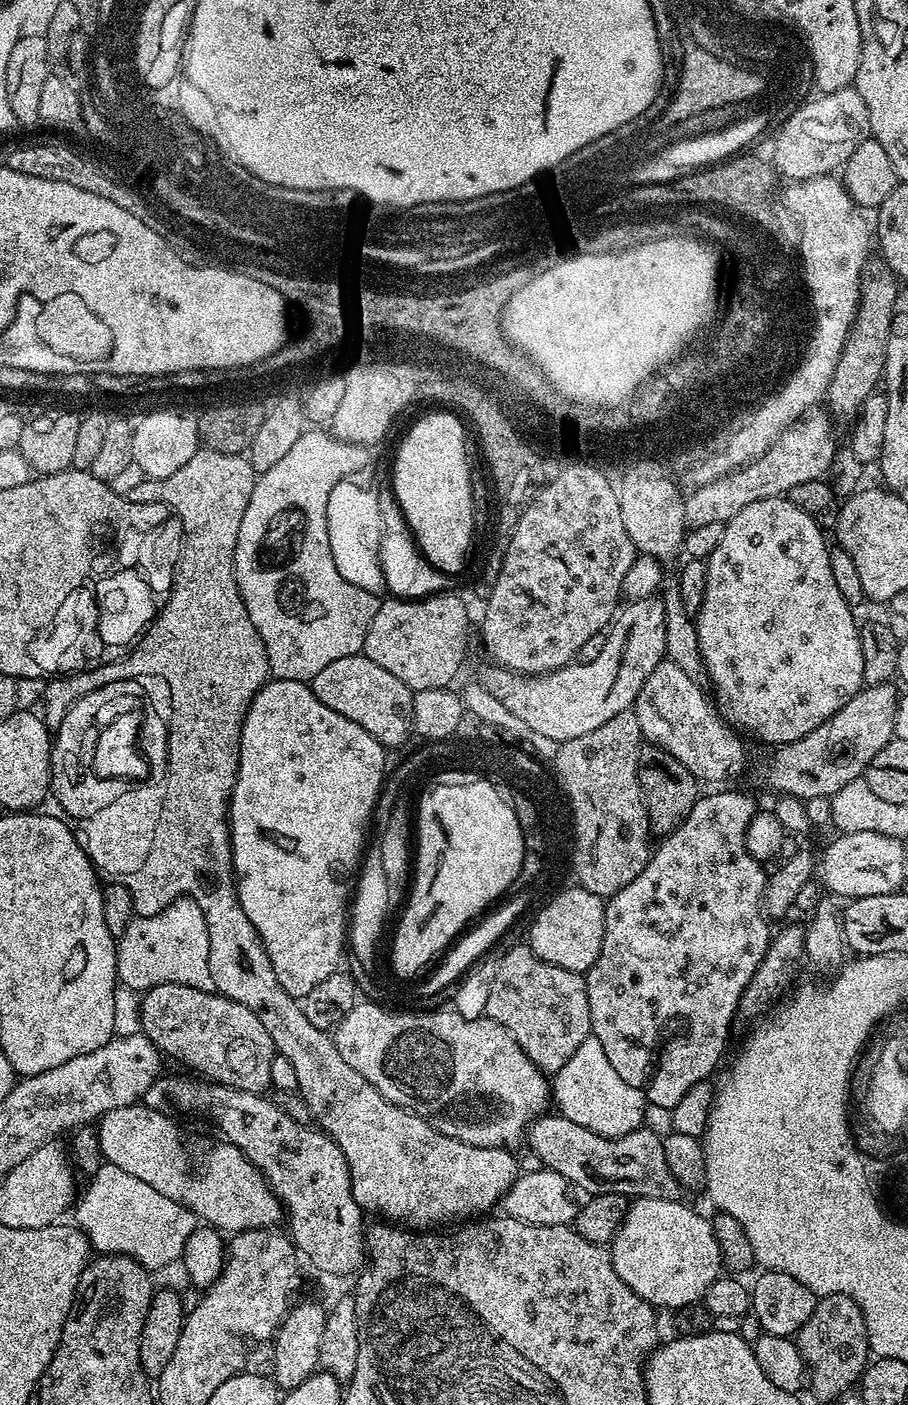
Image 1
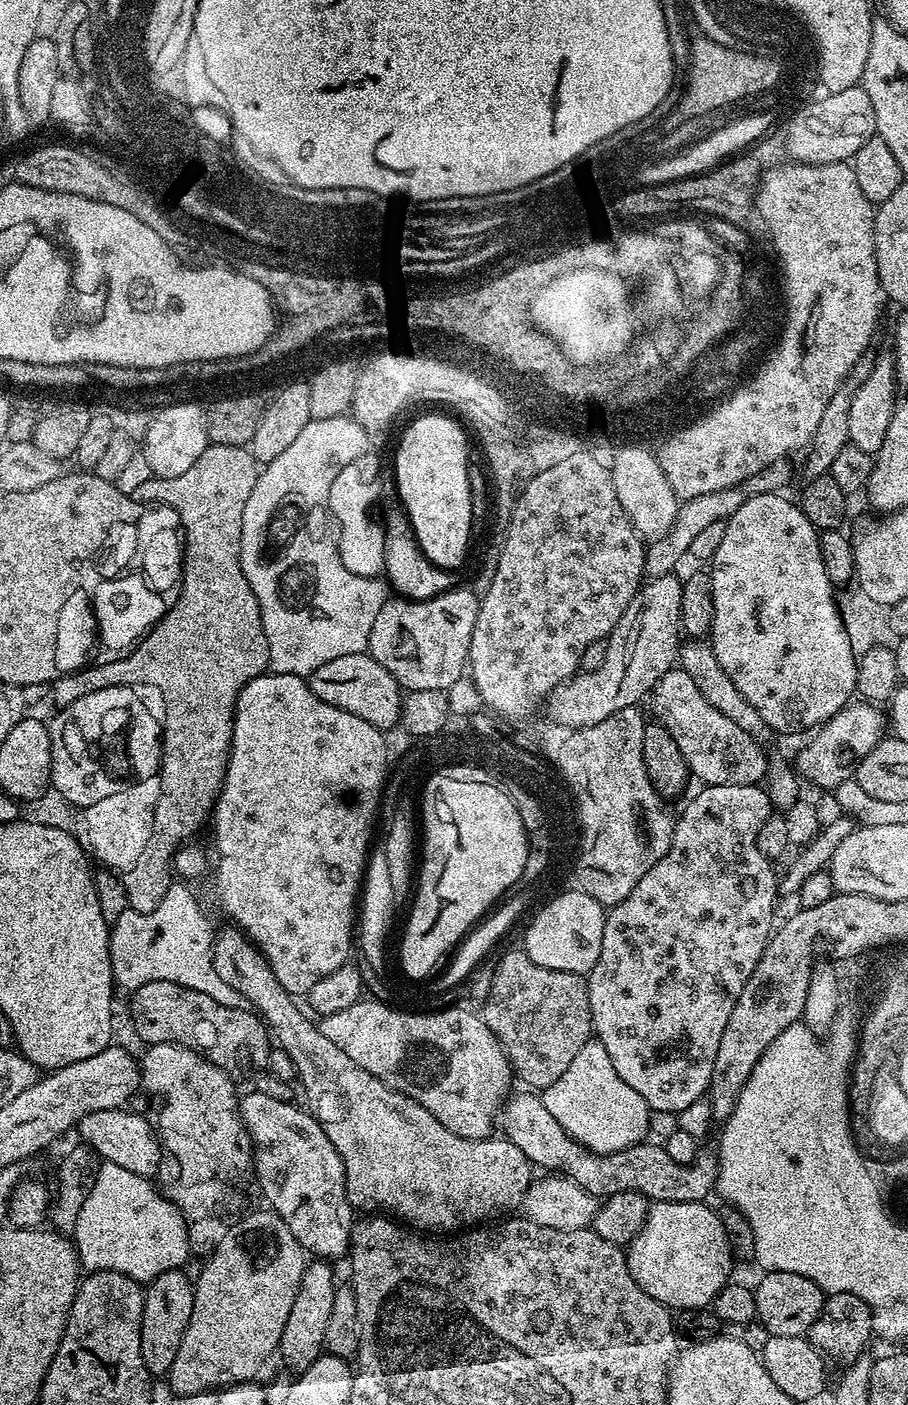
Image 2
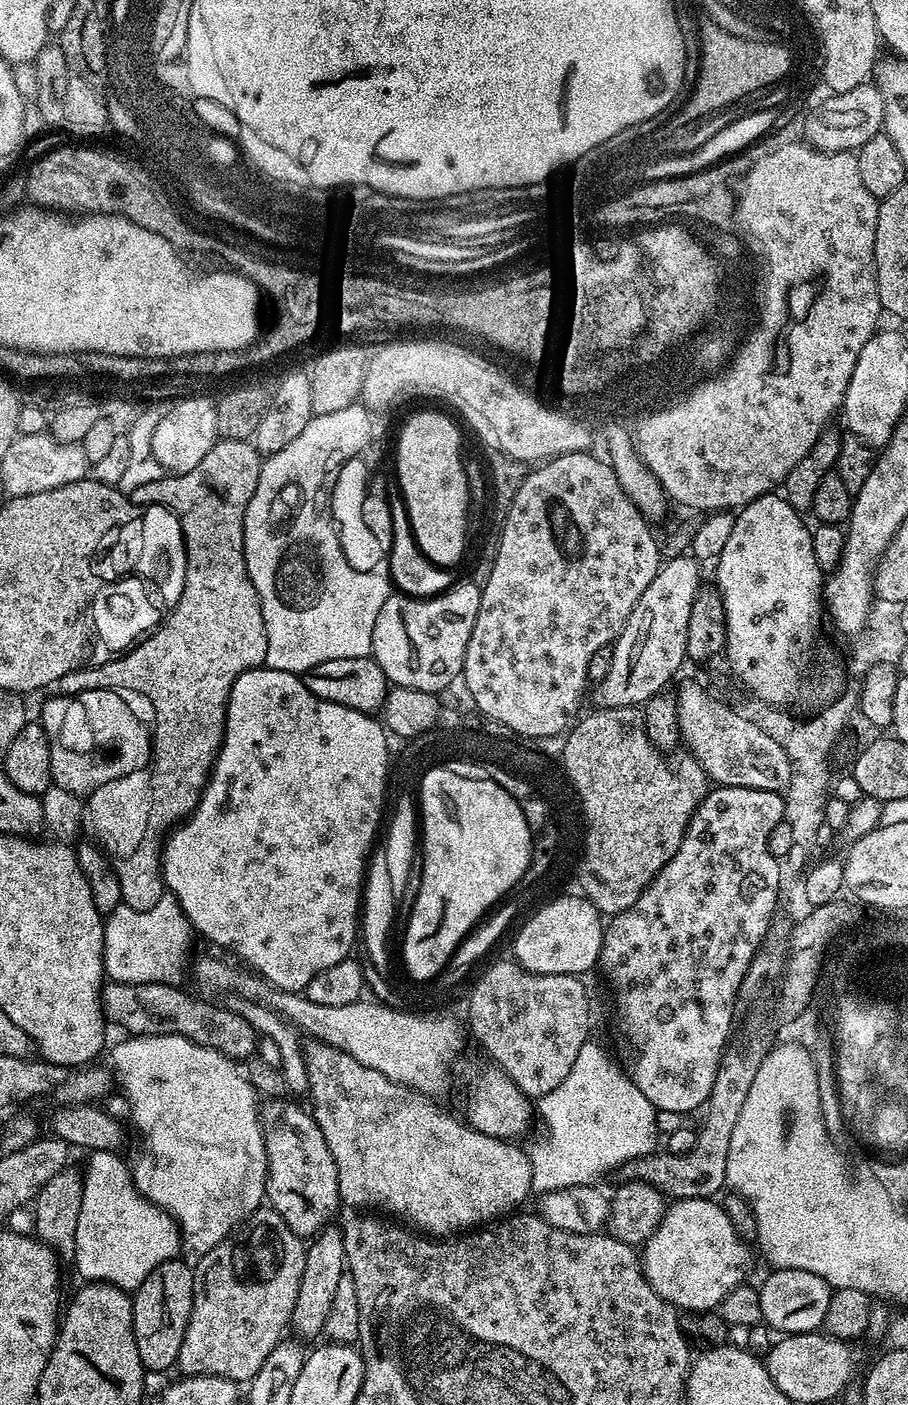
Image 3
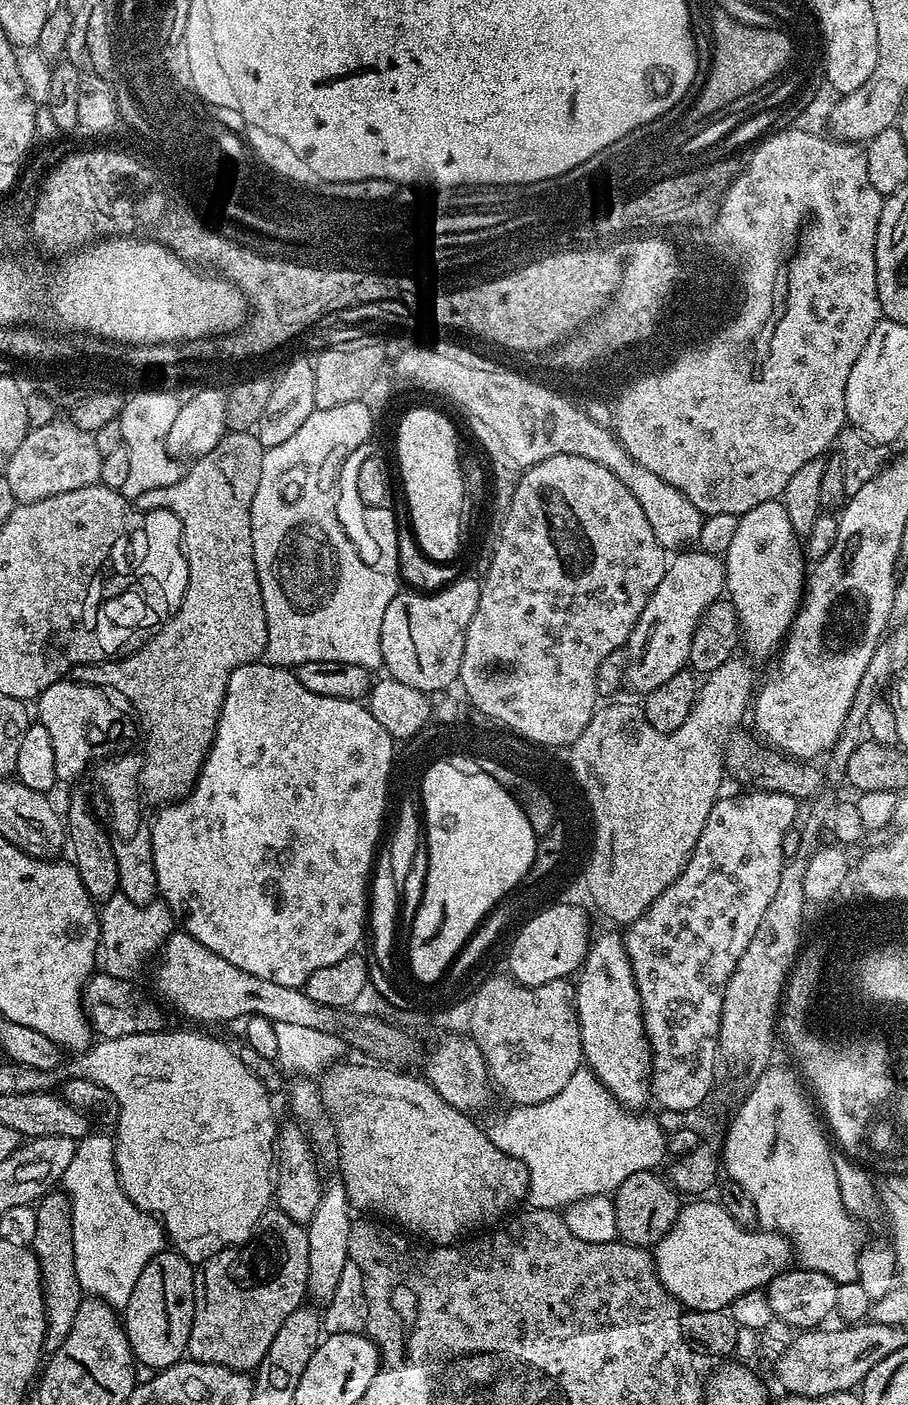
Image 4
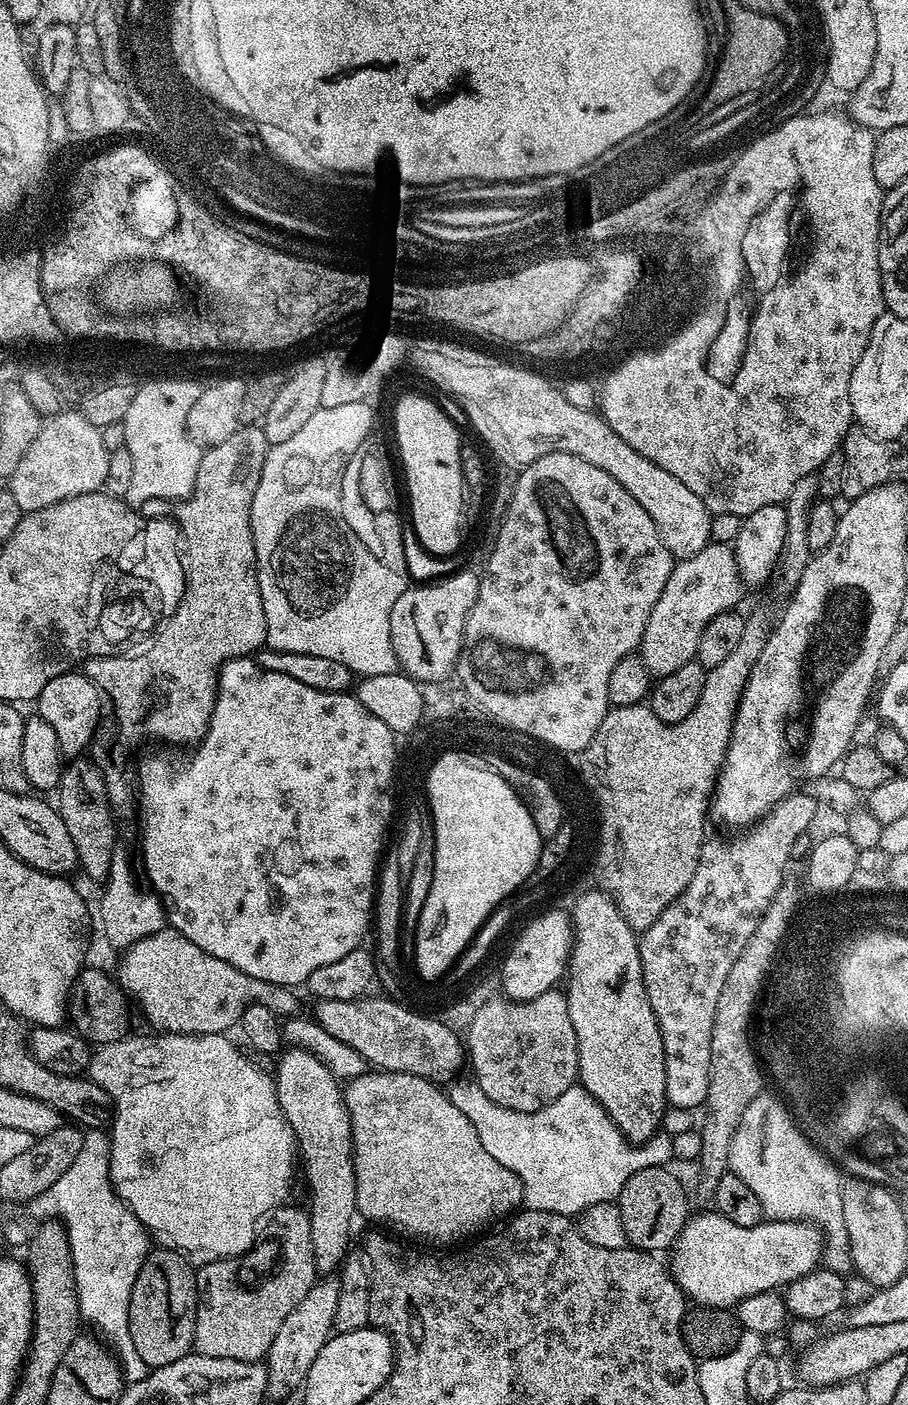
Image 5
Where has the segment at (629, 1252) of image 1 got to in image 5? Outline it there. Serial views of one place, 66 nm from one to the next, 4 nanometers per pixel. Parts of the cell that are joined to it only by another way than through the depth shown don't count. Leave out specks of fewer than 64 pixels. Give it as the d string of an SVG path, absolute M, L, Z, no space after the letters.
M715 1210L700 1211L702 1212L697 1216L695 1213L684 1223L680 1237L670 1249L672 1278L680 1285L685 1297L693 1305L728 1310L737 1305L740 1300L750 1298L751 1295L787 1288L798 1278L815 1272L821 1263L826 1241L823 1231L811 1222L773 1220L747 1228L746 1226L734 1226L730 1218L726 1218Z

